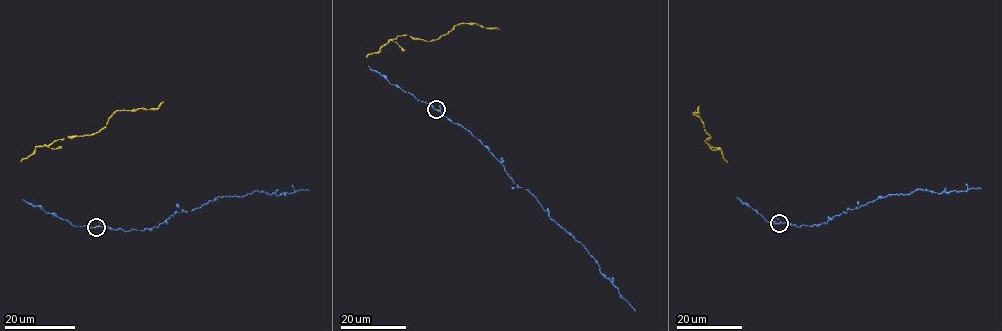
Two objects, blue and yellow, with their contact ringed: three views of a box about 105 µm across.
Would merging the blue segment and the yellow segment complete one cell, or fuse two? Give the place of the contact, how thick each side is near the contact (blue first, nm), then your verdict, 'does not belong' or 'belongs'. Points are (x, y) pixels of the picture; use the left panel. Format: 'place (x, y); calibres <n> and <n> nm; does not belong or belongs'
place (96, 227); calibres 240 and 140 nm; belongs

